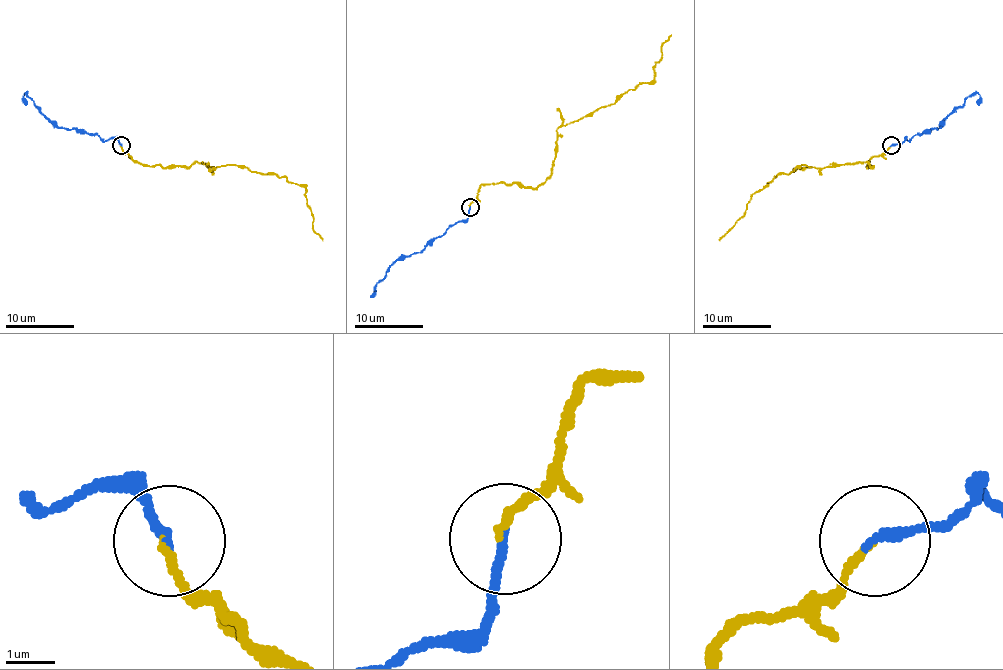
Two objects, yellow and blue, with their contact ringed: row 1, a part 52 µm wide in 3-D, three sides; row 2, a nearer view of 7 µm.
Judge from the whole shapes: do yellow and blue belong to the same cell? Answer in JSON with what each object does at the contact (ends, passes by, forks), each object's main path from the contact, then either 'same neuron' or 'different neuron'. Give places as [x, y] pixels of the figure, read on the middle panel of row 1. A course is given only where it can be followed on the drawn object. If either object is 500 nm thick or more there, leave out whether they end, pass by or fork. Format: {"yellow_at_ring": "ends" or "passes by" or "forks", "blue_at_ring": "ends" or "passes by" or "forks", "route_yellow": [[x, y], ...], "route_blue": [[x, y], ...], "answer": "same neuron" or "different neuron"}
{"yellow_at_ring": "ends", "blue_at_ring": "ends", "route_yellow": [[469, 206], [482, 184], [537, 187], [551, 174], [556, 131], [649, 83], [661, 45], [671, 35]], "route_blue": [[470, 206], [465, 220], [451, 225], [419, 253], [400, 256], [376, 284], [372, 296], [376, 292]], "answer": "same neuron"}

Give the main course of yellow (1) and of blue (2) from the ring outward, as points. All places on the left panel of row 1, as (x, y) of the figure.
1: (120, 146), (134, 161), (151, 166), (242, 165), (300, 184), (312, 230), (323, 240)
2: (122, 146), (117, 139), (103, 141), (96, 134), (55, 127), (26, 92), (24, 101), (27, 105)

